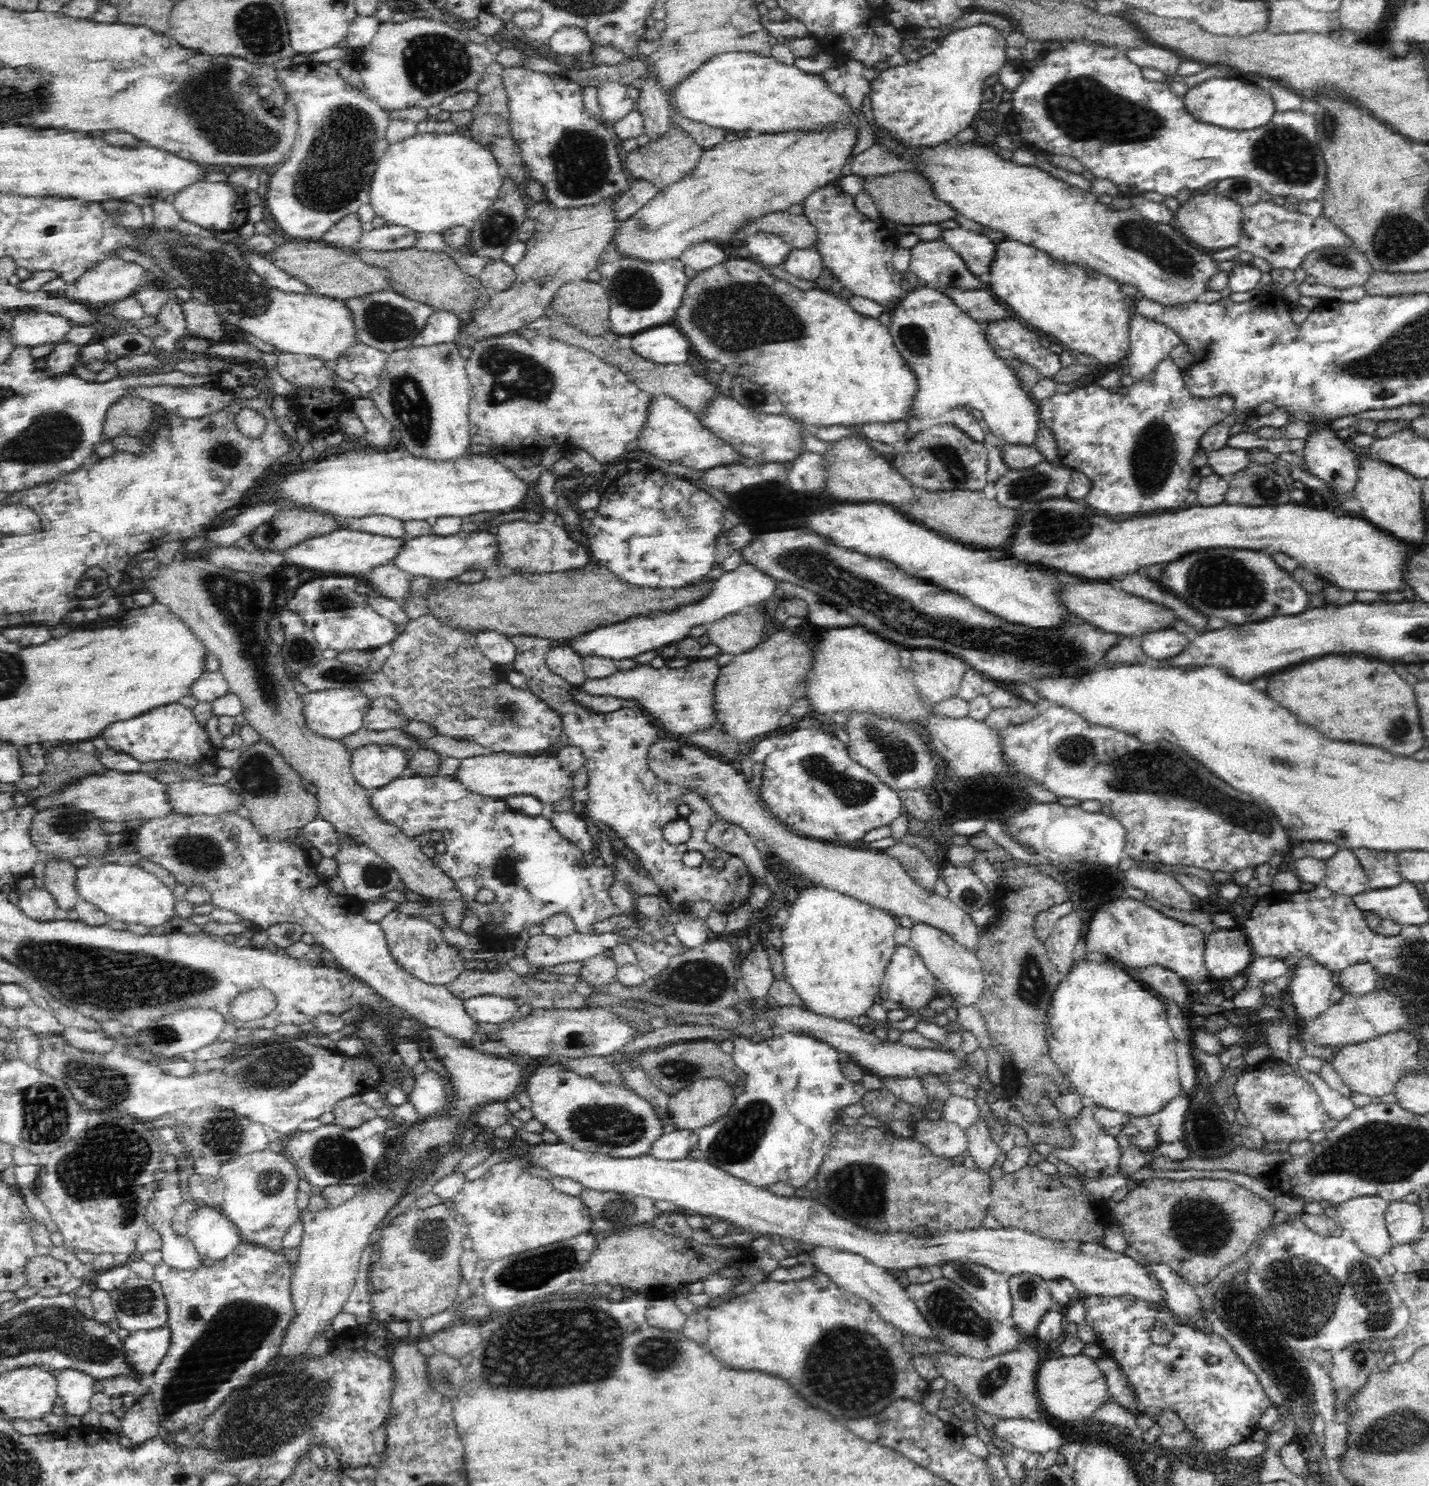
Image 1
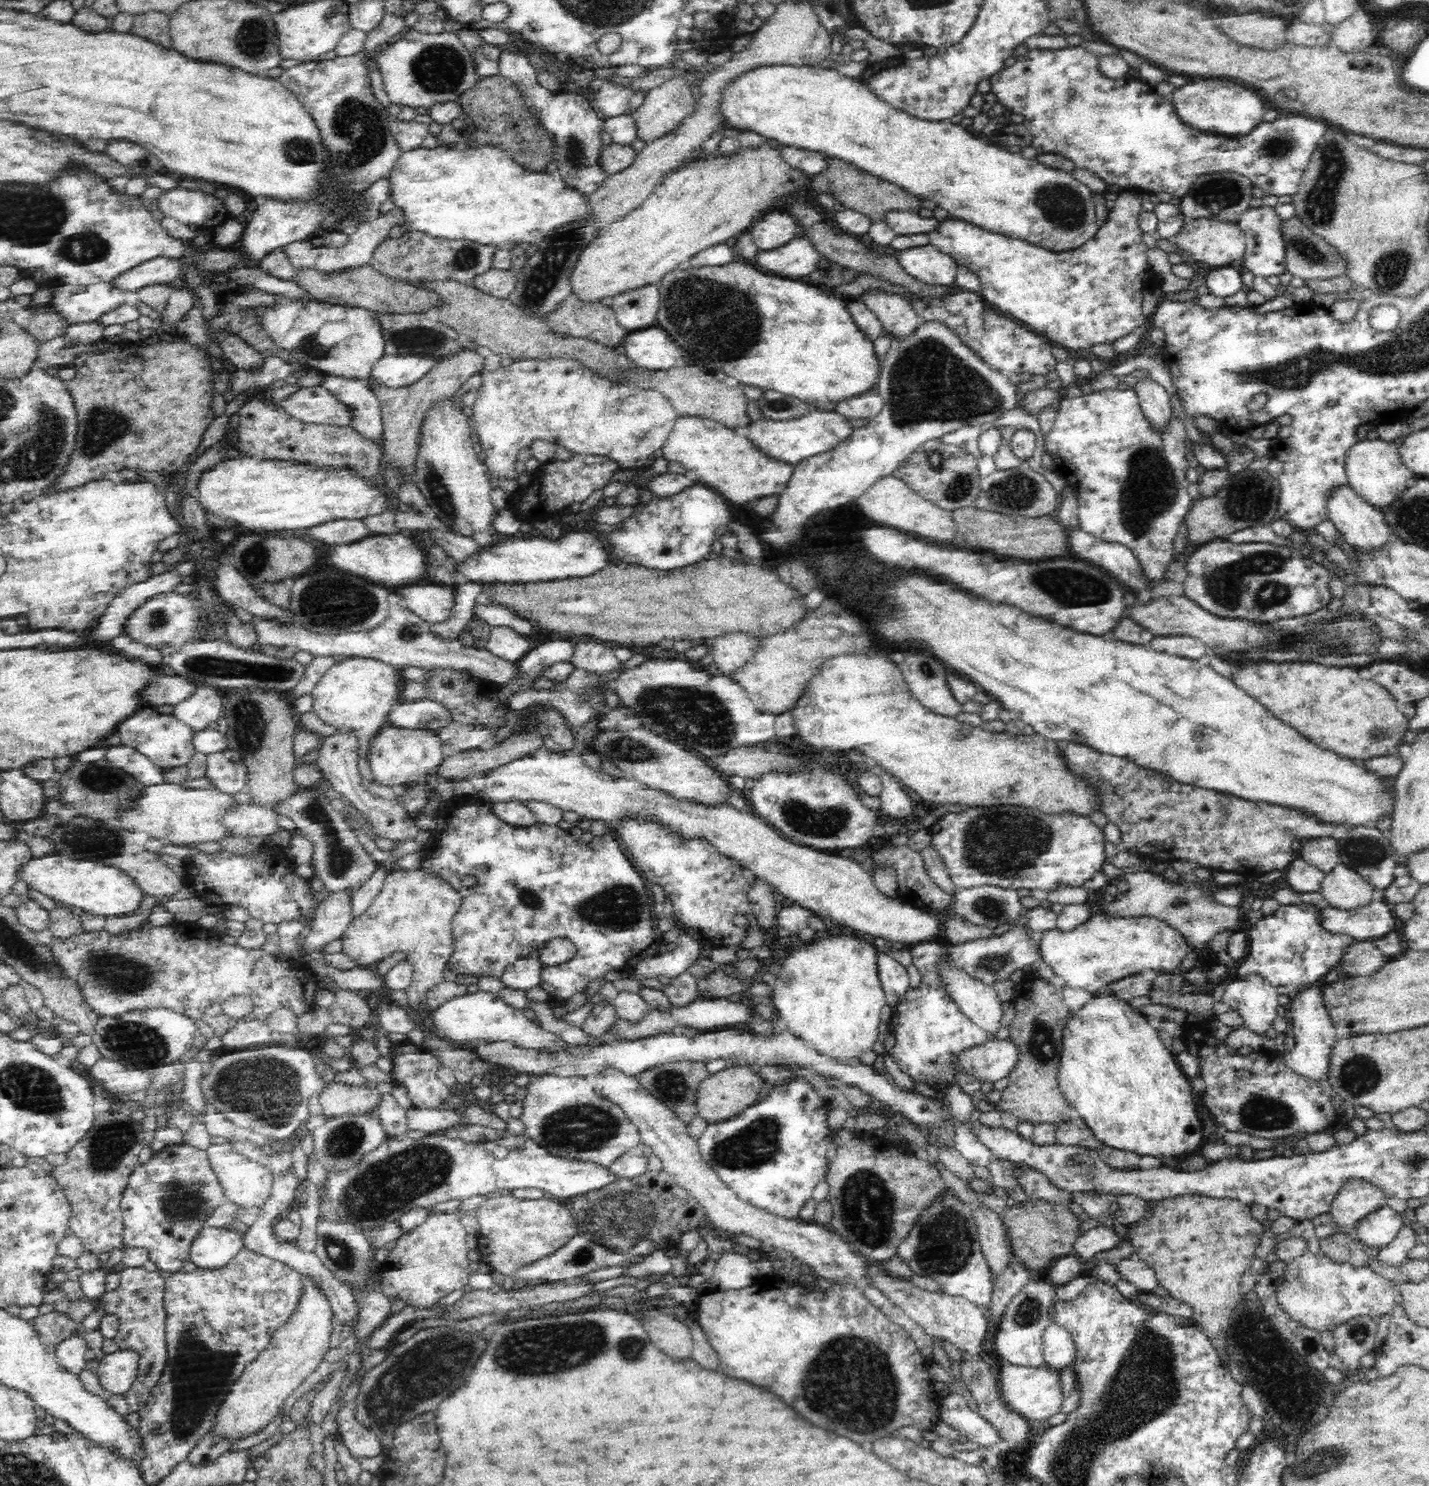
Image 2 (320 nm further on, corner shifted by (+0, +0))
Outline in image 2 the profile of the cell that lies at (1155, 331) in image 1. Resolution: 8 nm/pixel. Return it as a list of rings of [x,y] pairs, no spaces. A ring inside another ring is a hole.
[[[1150,375],[1140,376],[1131,390],[1137,394],[1145,418],[1153,426],[1164,428],[1170,422],[1172,418],[1170,395],[1162,384],[1152,380]]]

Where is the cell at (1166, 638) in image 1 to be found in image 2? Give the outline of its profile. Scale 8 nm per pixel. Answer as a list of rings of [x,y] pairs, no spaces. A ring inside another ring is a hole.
[[[1156,636],[1150,640],[1148,648],[1156,652],[1166,653],[1182,658],[1198,660],[1200,656],[1206,656],[1206,645],[1197,638],[1190,636]]]

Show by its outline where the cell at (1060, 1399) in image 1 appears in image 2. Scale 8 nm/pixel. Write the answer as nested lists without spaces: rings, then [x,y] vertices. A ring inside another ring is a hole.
[[[1006,1361],[1000,1362],[1000,1387],[1002,1397],[1012,1410],[1019,1412],[1030,1422],[1040,1420],[1046,1422],[1054,1414],[1062,1412],[1064,1402],[1064,1384],[1060,1378],[1060,1372],[1048,1366],[1030,1367],[1028,1365],[1015,1365]]]

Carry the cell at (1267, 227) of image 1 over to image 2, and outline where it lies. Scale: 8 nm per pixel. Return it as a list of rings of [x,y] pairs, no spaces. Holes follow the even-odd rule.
[[[1263,206],[1248,208],[1237,220],[1238,225],[1245,234],[1245,255],[1242,260],[1244,266],[1251,271],[1254,276],[1280,276],[1286,270],[1286,239],[1282,233],[1284,221],[1276,214],[1274,207]]]

